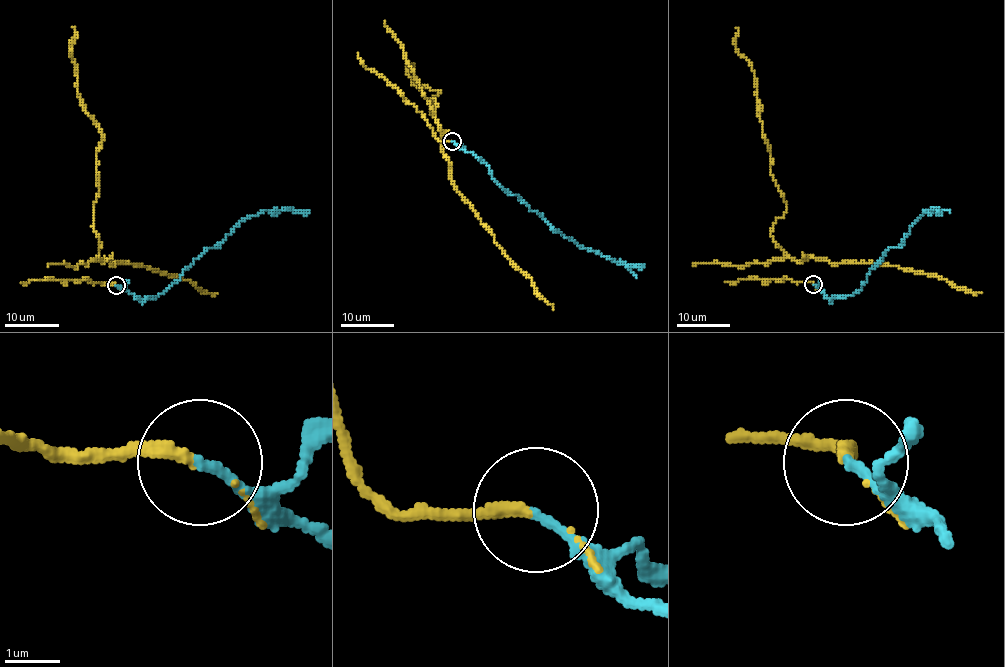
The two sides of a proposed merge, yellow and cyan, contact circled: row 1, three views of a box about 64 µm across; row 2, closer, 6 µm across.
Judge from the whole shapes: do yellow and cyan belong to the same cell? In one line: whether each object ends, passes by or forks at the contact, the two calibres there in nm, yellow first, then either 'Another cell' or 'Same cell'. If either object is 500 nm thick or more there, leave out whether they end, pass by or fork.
At the ring yellow passes by. At the ring cyan ends. Thickness 160 nm (yellow) against 150 nm. Same cell

